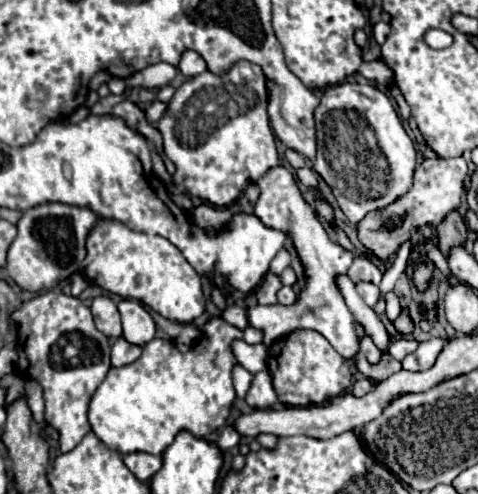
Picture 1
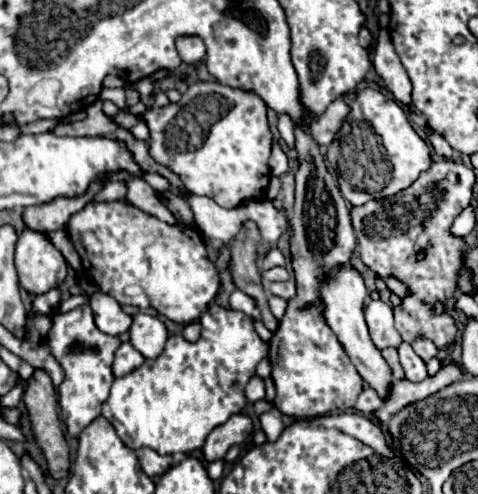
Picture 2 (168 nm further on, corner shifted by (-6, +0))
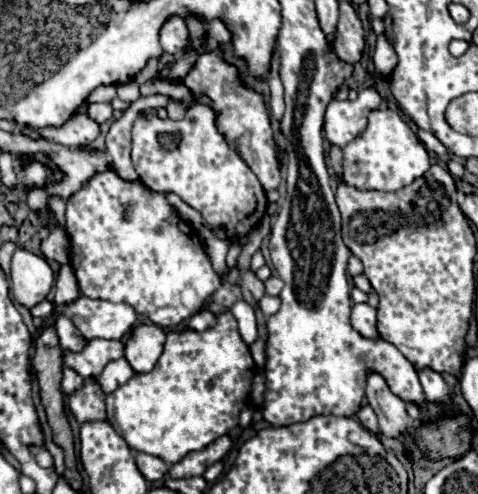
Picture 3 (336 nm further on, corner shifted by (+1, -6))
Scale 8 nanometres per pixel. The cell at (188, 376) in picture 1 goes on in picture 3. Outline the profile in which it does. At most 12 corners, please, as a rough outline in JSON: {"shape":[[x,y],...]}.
{"shape":[[231,312],[171,330],[107,396],[133,450],[175,464],[237,426],[255,362]]}

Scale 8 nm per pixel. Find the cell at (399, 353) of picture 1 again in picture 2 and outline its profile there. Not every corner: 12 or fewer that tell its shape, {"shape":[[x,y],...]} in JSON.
{"shape":[[416,338],[412,348],[424,362],[436,356],[434,342]]}

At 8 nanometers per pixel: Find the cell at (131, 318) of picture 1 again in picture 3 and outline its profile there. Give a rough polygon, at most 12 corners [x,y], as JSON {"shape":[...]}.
{"shape":[[139,324],[127,338],[125,358],[145,374],[163,352],[165,332]]}

